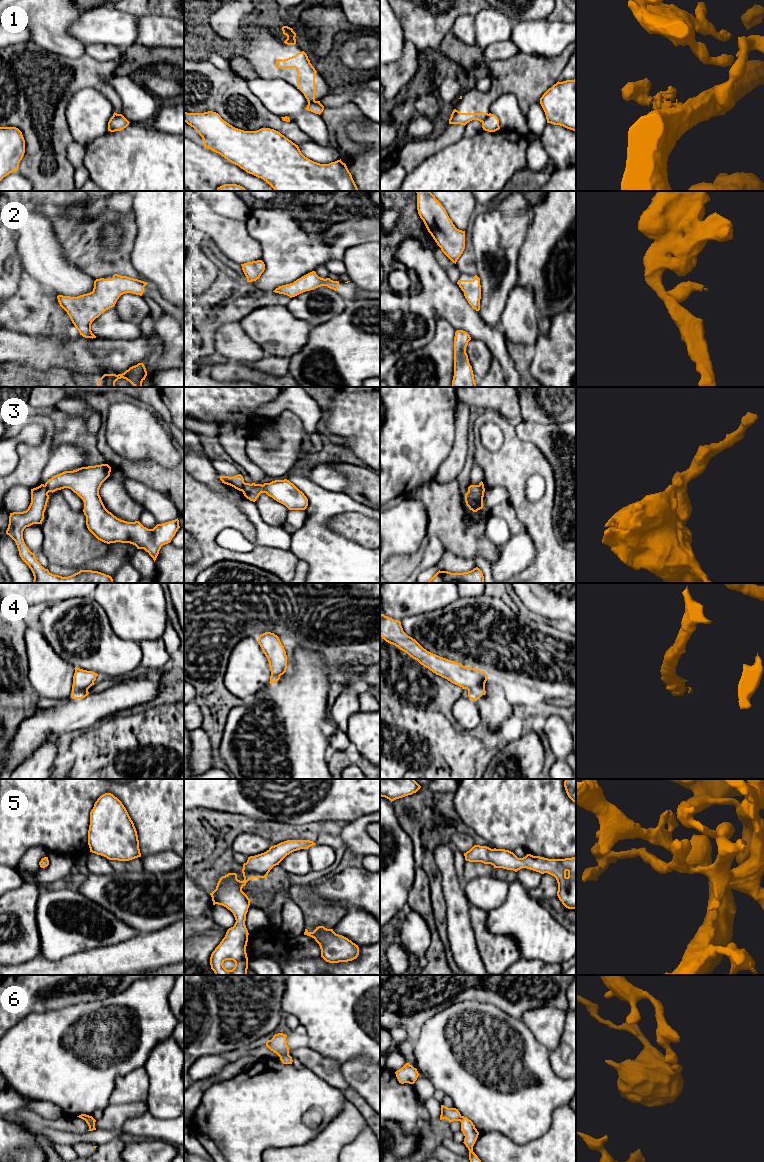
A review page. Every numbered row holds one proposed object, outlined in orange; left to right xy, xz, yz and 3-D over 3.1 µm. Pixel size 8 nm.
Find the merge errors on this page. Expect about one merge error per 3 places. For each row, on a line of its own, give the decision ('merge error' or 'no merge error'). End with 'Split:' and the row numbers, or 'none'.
1: merge error
2: no merge error
3: merge error
4: no merge error
5: no merge error
6: merge error
Split: 1, 3, 6

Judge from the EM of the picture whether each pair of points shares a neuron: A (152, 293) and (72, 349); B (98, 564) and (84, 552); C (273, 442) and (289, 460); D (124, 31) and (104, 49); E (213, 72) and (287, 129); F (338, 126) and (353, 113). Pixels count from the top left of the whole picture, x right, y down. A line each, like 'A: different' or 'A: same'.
A: different
B: different
C: different
D: different
E: same
F: same

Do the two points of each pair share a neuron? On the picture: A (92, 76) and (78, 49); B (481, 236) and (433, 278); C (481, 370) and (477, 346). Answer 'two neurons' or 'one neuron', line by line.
A: two neurons
B: two neurons
C: one neuron

